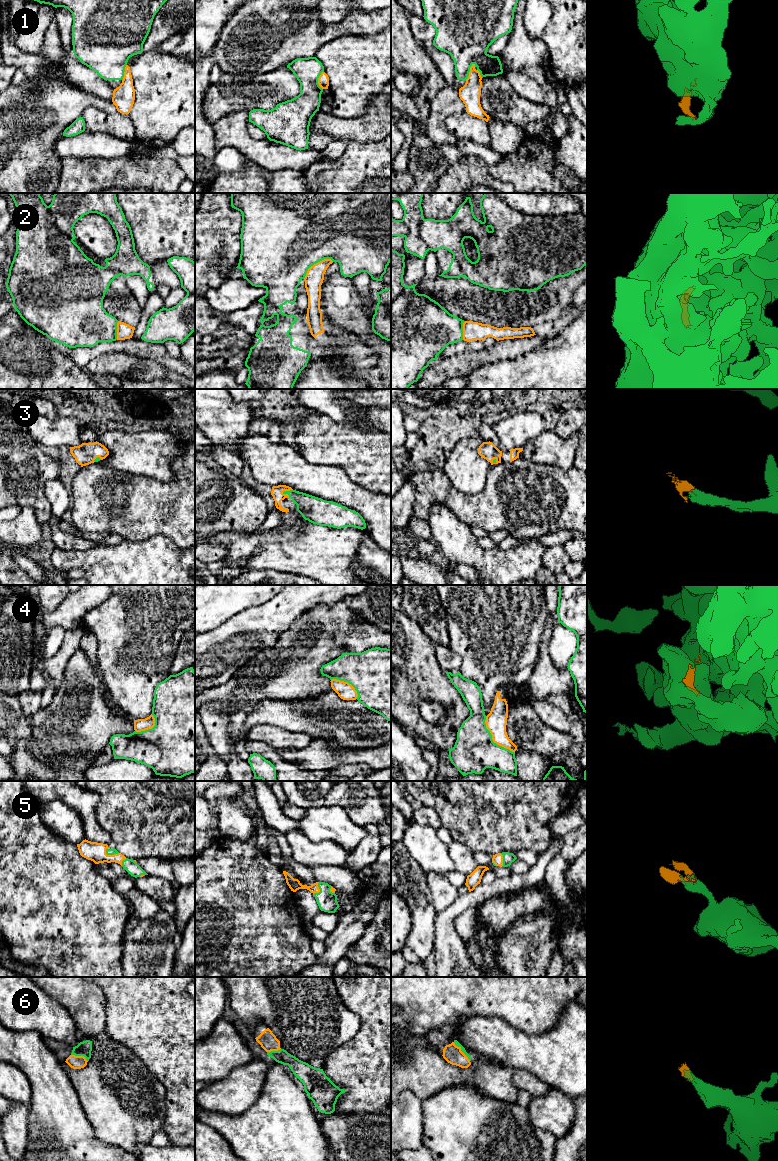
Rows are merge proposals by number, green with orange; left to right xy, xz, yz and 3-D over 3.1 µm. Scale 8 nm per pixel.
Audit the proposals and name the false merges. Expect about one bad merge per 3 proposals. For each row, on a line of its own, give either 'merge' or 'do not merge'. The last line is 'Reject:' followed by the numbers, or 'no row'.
1: do not merge
2: do not merge
3: merge
4: do not merge
5: merge
6: merge
Reject: 1, 2, 4

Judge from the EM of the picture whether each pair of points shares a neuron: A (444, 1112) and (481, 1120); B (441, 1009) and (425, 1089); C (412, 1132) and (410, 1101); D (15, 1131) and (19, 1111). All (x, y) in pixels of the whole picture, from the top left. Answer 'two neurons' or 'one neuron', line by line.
A: one neuron
B: two neurons
C: one neuron
D: one neuron

